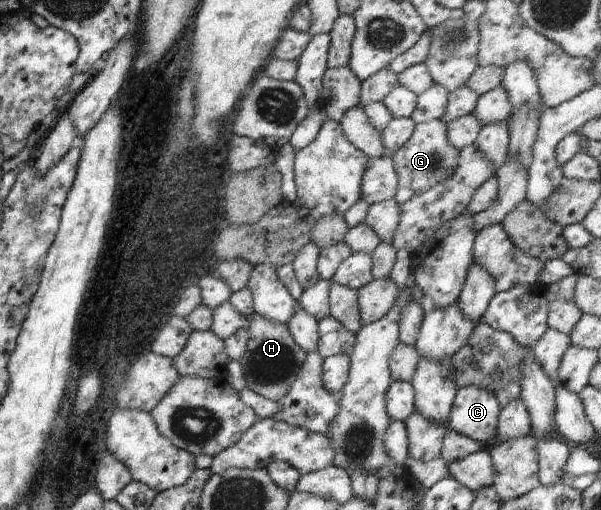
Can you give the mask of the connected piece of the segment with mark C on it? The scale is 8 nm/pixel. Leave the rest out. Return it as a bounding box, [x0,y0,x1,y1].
[447,385,500,447]

